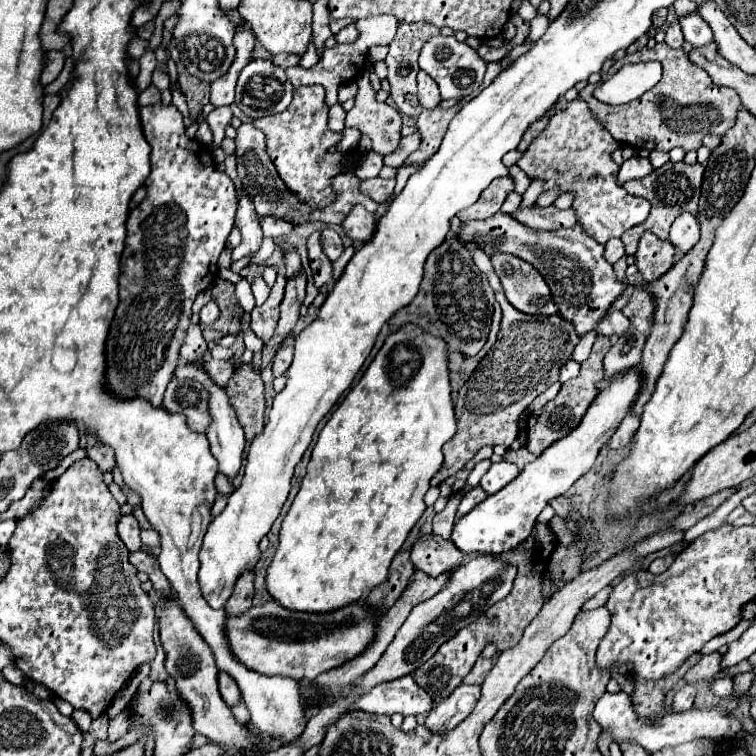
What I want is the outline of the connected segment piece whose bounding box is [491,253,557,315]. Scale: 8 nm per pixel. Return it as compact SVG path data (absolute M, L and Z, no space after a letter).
M493 255L493 269L501 281L507 301L527 315L555 315L557 307L539 271L513 255Z

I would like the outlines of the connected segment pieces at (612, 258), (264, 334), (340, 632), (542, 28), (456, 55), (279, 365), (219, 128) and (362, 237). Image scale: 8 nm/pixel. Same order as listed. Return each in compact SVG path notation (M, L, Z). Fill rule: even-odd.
M611 239L611 241L605 245L605 259L607 259L609 263L619 261L623 255L625 255L625 251L623 251L621 239Z
M277 275L277 281L271 287L267 301L261 307L255 307L251 311L251 329L259 339L263 339L263 343L267 343L267 339L271 339L271 333L279 319L279 303L285 293L285 283L287 283L287 279Z
M275 601L253 605L245 615L227 615L225 637L235 659L263 675L283 675L295 681L313 681L317 675L343 665L363 653L377 629L375 611L367 603L353 603L331 613L297 613Z
M537 15L530 22L530 33L526 39L527 43L533 43L537 39L539 39L547 30L549 26L549 20L547 15Z
M435 35L423 45L419 53L419 67L431 79L435 79L443 99L473 97L479 91L485 75L485 61L477 55L475 49L471 49L467 43L457 41L455 37L443 37L443 35Z
M290 346L278 350L273 359L272 367L272 372L275 377L283 376L286 374L287 369L291 365L293 353L294 348Z
M217 107L215 111L211 111L205 121L209 123L211 131L213 131L213 147L219 147L223 137L225 137L225 127L231 123L233 113L229 107Z
M355 205L351 209L351 213L347 215L347 219L341 225L341 231L351 237L353 241L361 241L365 243L367 239L371 239L371 235L375 233L375 223L377 217L375 213L369 213L363 205Z

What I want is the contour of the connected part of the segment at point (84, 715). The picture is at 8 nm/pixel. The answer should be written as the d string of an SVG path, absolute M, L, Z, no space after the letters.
M73 711L73 713L71 713L71 719L73 719L73 723L79 727L79 731L83 731L83 733L89 731L91 717L89 717L87 711Z

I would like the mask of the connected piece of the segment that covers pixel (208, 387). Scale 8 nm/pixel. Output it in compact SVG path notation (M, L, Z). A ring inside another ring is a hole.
M179 361L179 367L175 369L175 377L179 381L185 381L185 379L197 381L209 393L211 423L207 427L207 439L209 439L209 445L211 445L211 453L219 463L219 471L225 473L229 479L233 479L237 475L239 467L241 467L241 457L243 457L243 449L245 449L245 435L243 435L243 427L237 421L237 415L233 411L233 407L229 405L229 399L225 395L225 387L217 387L217 383L207 375L207 371L203 369L201 363L183 363L183 361Z

